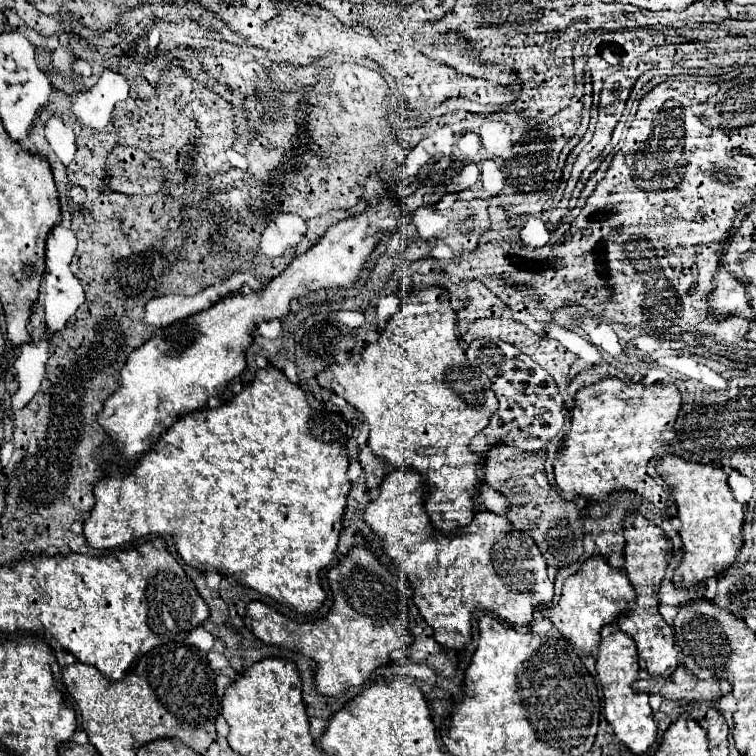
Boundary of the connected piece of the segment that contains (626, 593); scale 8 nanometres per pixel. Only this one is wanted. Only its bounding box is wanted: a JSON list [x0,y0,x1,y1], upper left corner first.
[546,557,634,653]

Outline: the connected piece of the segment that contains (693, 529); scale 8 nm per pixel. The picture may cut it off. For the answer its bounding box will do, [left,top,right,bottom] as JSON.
[658,455,742,589]

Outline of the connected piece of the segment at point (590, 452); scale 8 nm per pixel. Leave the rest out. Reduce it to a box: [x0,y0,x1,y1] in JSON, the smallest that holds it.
[554,377,680,503]

